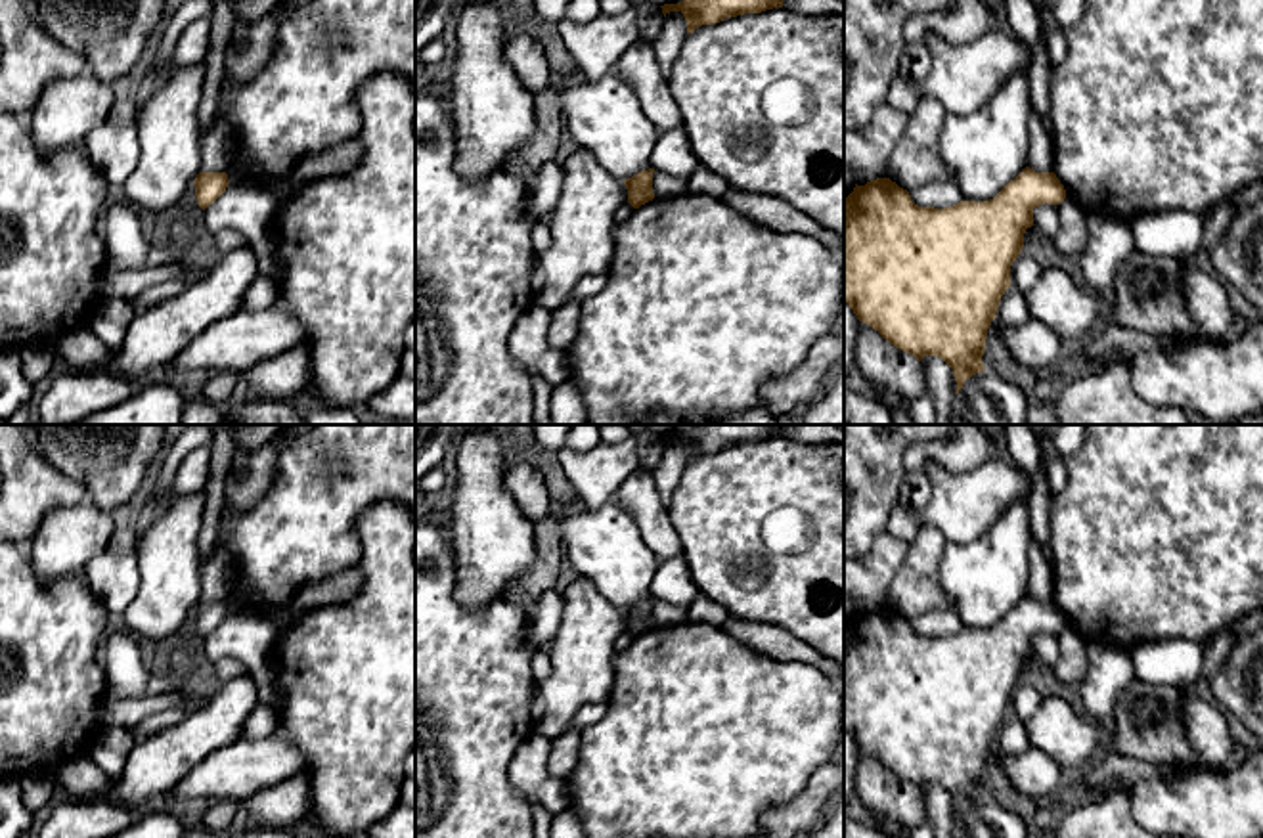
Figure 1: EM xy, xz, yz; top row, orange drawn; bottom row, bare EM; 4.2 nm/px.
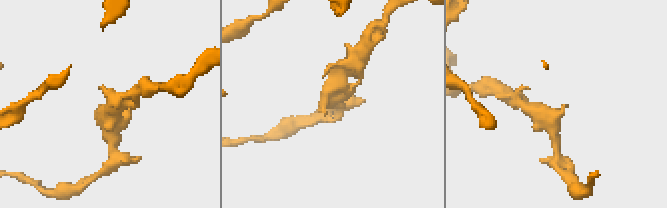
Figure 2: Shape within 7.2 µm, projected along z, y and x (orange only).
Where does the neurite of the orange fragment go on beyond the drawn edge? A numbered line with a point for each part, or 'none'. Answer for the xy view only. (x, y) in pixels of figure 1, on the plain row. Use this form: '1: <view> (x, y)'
none

